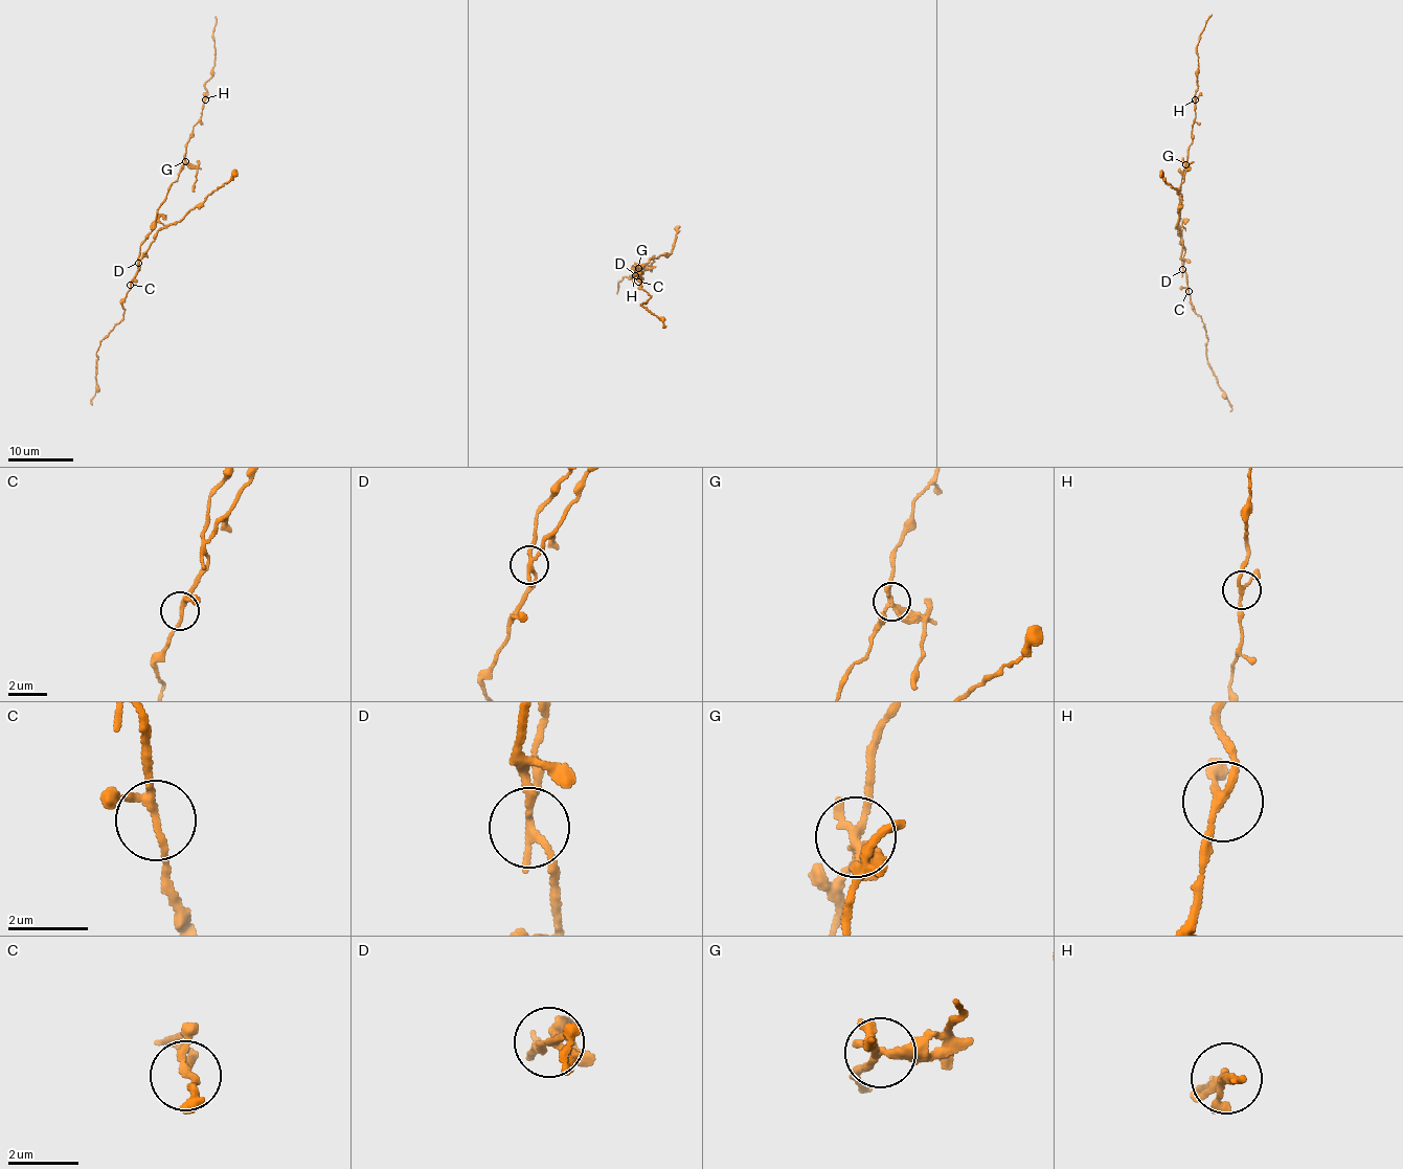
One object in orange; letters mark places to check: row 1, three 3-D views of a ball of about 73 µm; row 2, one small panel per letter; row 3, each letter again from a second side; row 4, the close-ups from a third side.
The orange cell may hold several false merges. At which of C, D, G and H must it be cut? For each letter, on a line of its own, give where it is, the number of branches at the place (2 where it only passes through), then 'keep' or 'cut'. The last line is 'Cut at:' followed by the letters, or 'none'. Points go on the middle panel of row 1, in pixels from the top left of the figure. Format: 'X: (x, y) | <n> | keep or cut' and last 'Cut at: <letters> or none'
C: (638, 282) | 3 | keep
D: (635, 275) | 3 | cut
G: (638, 268) | 3 | cut
H: (635, 275) | 3 | keep
Cut at: D, G

